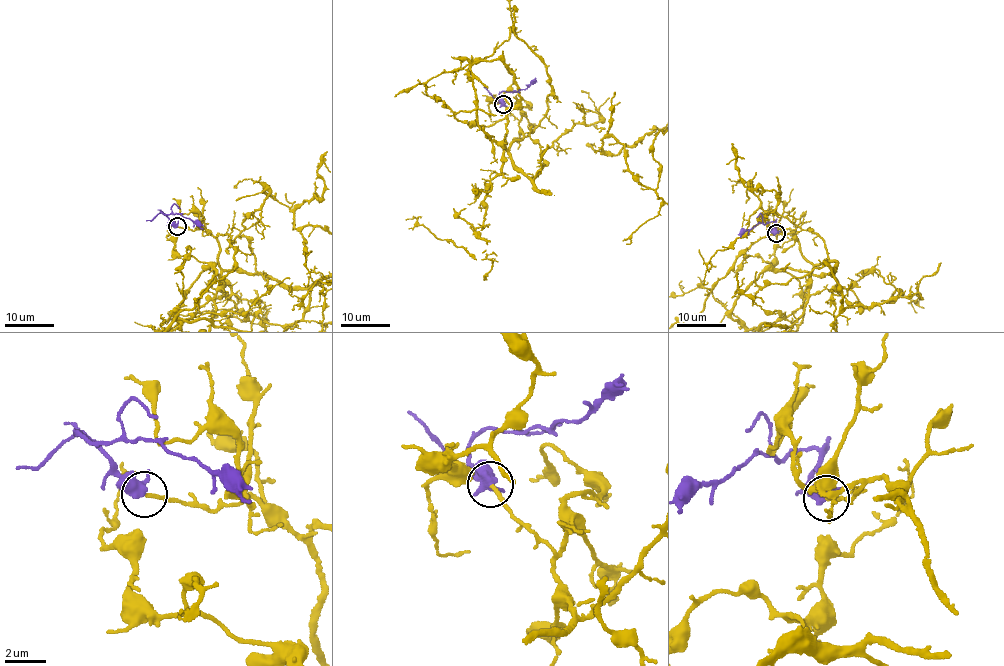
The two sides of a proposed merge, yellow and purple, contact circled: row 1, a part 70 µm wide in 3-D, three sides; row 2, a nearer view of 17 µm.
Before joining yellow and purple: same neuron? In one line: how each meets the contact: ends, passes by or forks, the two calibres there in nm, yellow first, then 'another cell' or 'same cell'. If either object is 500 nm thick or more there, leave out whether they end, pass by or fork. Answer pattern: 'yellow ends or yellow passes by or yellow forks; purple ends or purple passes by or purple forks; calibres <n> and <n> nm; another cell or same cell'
yellow ends; purple passes by; calibres 180 and 440 nm; same cell

